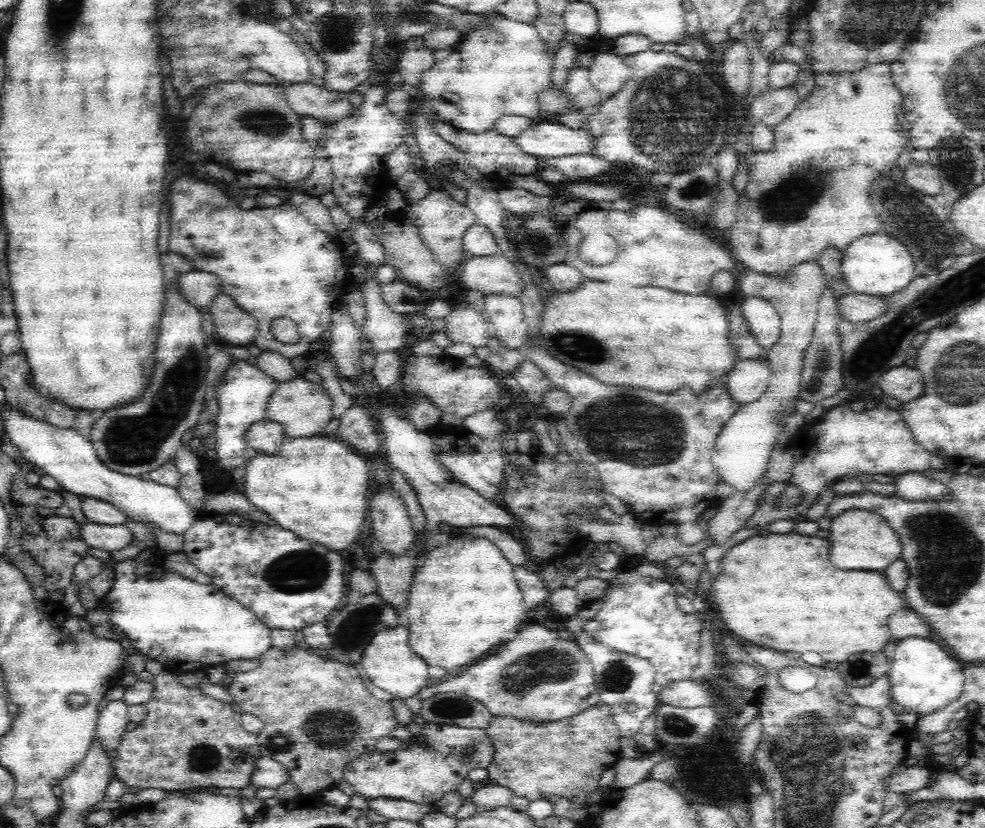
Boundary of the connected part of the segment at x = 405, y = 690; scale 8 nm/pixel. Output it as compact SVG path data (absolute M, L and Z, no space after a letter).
M405 623L381 630L375 634L363 652L360 663L368 678L374 686L390 692L394 697L399 697L402 700L414 697L420 690L431 684L431 681L427 679L429 667L412 650L409 643L409 630Z

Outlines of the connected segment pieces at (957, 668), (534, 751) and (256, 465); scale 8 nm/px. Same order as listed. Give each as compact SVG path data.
M933 635L928 638L903 638L897 642L890 671L886 674L892 702L922 717L938 712L962 694L965 667Z
M600 702L570 718L544 724L509 716L492 716L484 732L494 745L492 762L486 767L488 780L531 802L566 797L588 808L591 805L587 803L587 796L598 788L602 772L612 768L621 758L618 727L609 706Z
M286 437L278 454L268 456L268 453L259 452L247 462L243 495L250 504L274 518L276 524L284 530L322 544L329 550L344 551L358 542L360 528L367 527L368 499L372 490L369 465L366 457L334 437Z

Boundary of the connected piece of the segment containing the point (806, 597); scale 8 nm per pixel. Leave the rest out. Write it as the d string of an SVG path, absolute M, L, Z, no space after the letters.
M794 531L784 535L771 534L767 537L758 534L749 540L743 541L741 544L736 544L736 546L732 546L722 558L722 573L712 579L712 586L710 586L712 594L711 597L709 597L709 603L713 605L711 608L713 608L714 611L712 611L711 608L709 608L708 611L716 623L728 628L729 632L734 632L736 636L740 636L740 638L744 638L744 640L748 640L748 642L754 642L755 646L759 648L768 648L787 655L799 655L801 654L800 652L818 652L822 660L826 663L845 662L852 654L857 653L878 654L886 643L893 640L889 628L886 628L886 626L888 626L888 617L896 611L906 609L906 602L900 593L892 590L883 574L838 570L838 568L834 568L834 566L830 564L828 552L830 552L830 544L828 544L826 540L816 538L816 536L810 536L810 538L808 538L808 536Z

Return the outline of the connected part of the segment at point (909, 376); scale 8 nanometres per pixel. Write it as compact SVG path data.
M895 366L884 371L884 374L881 375L880 392L896 398L902 404L918 398L924 392L923 376L913 367Z

